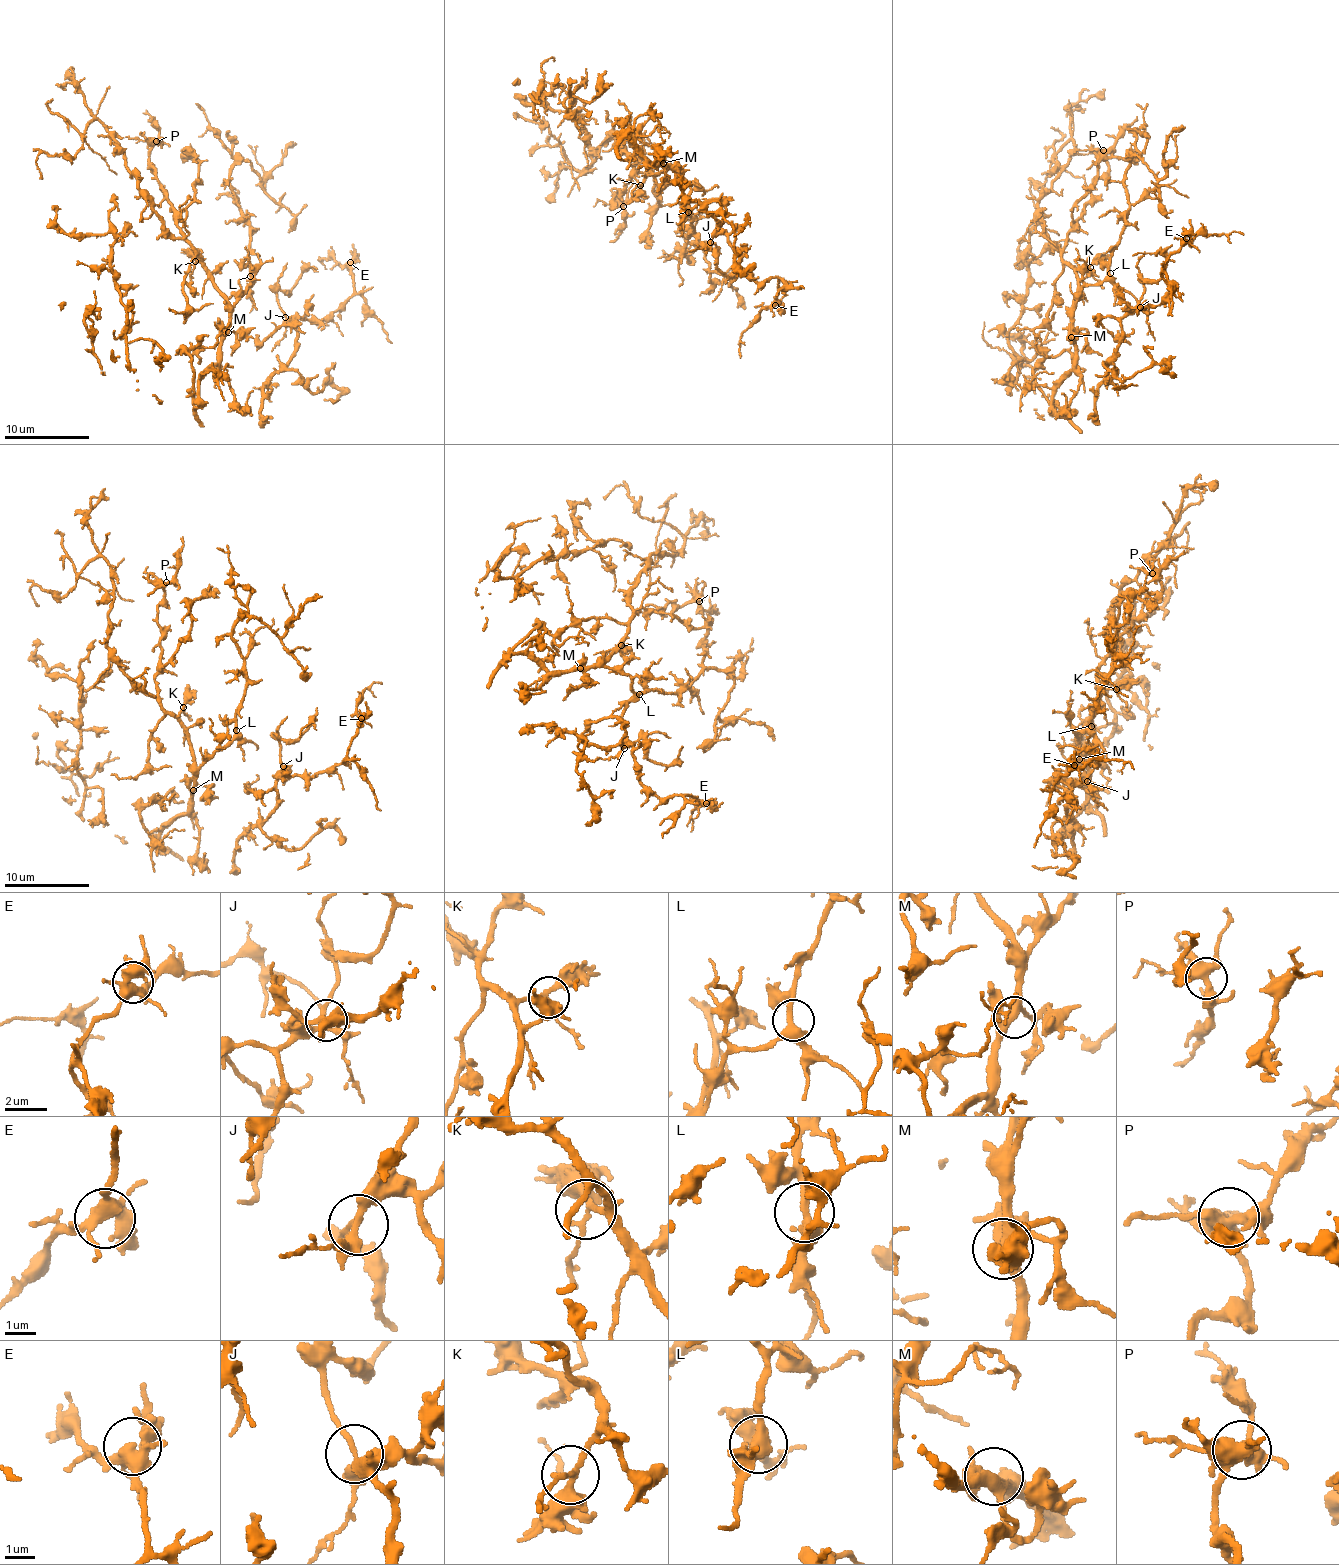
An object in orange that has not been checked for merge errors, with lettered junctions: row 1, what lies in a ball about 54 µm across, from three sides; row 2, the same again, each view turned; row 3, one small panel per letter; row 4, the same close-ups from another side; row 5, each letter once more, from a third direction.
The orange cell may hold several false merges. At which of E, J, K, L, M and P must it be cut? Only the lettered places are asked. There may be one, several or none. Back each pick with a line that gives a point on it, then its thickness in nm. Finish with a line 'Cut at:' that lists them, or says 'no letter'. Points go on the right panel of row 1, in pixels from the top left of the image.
Cut at: no letter

